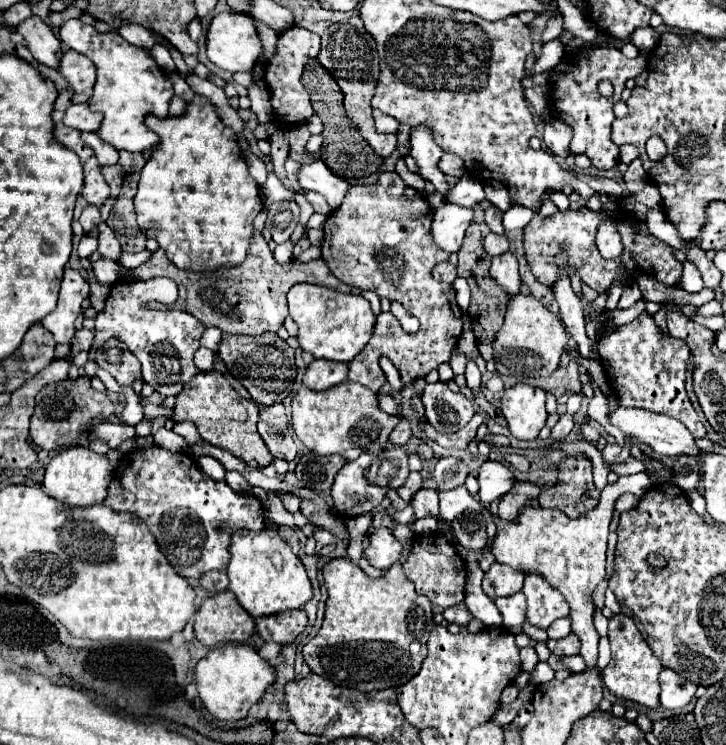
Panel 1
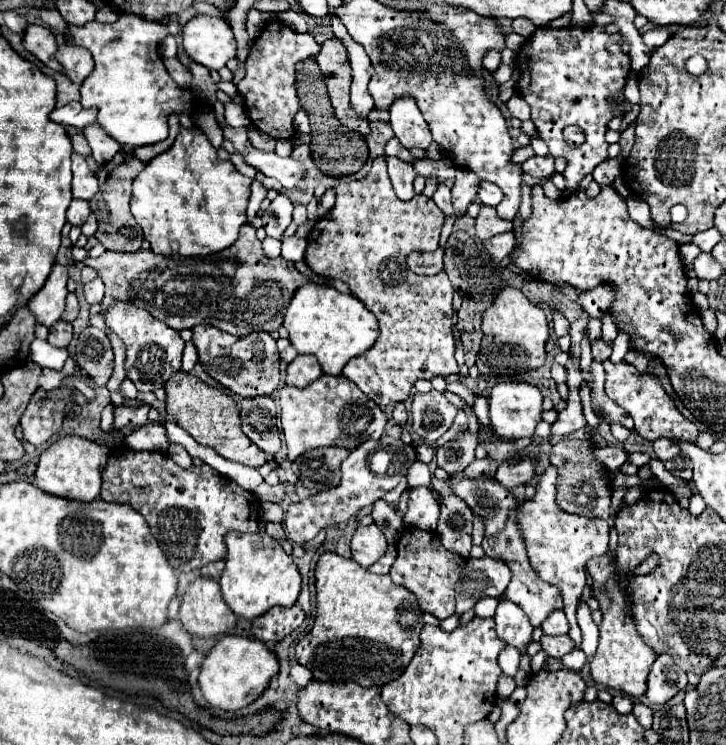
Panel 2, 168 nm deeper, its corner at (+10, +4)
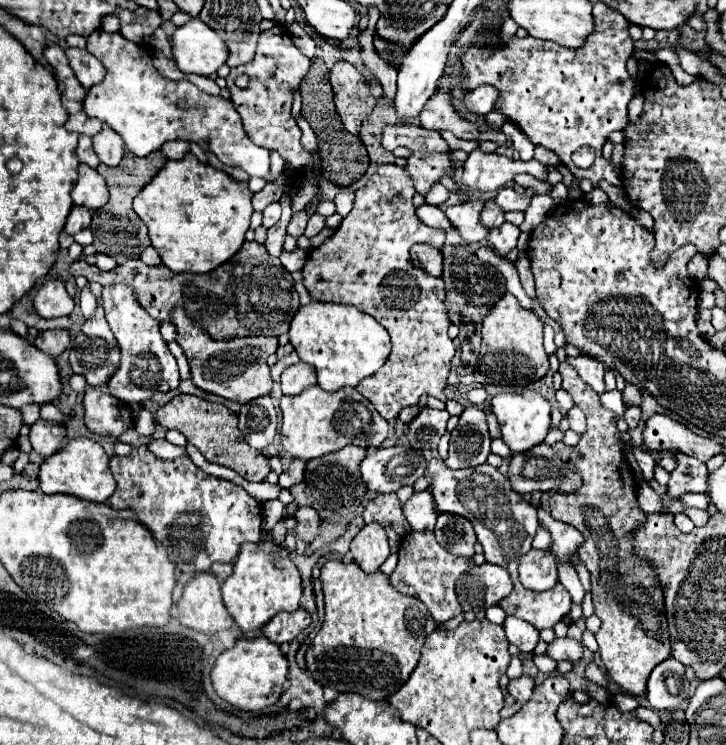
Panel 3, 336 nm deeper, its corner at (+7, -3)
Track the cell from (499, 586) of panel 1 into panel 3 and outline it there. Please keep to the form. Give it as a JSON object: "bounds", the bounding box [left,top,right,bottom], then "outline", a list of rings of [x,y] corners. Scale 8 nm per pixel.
{"bounds":[456,563,512,611],"outline":[[[482,563],[458,579],[456,593],[462,611],[486,611],[512,591],[512,579],[504,567]]]}

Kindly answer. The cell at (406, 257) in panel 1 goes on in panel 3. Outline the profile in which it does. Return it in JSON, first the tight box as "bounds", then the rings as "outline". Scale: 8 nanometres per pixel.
{"bounds":[304,165,454,419],"outline":[[[380,165],[370,181],[356,191],[352,211],[342,219],[340,227],[330,235],[320,247],[312,249],[306,257],[304,285],[316,301],[334,301],[348,303],[358,307],[362,313],[372,315],[380,325],[390,331],[392,337],[392,357],[370,377],[358,383],[358,391],[376,407],[376,411],[384,419],[396,419],[400,409],[412,407],[420,401],[420,397],[434,395],[444,401],[444,387],[450,375],[450,361],[454,357],[454,343],[448,337],[448,311],[444,303],[444,295],[434,293],[434,279],[416,279],[410,275],[410,247],[416,243],[426,243],[430,247],[442,249],[446,233],[442,229],[434,229],[424,225],[416,217],[416,209],[412,205],[412,183],[408,183],[408,173],[398,165]]]}

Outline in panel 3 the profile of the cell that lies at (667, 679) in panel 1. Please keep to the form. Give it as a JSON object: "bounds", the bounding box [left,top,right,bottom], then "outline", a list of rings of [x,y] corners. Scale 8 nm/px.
{"bounds":[646,659,688,711],"outline":[[[676,659],[662,661],[648,679],[646,699],[652,709],[670,711],[676,709],[688,697],[688,681],[684,675],[684,665]]]}

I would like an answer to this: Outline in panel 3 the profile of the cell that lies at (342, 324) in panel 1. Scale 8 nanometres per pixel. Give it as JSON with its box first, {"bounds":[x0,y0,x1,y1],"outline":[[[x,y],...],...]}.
{"bounds":[288,301,390,393],"outline":[[[312,301],[298,309],[288,335],[300,359],[316,369],[318,385],[330,393],[346,385],[356,387],[364,377],[376,373],[390,351],[388,331],[372,315],[364,315],[354,305]]]}

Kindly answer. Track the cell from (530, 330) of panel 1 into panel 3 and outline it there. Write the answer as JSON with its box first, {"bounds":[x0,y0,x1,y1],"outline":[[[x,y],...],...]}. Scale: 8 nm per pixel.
{"bounds":[474,293,548,387],"outline":[[[506,293],[484,317],[482,351],[474,369],[476,383],[522,387],[544,377],[548,369],[548,355],[542,345],[542,321],[532,311],[522,309],[512,293]]]}

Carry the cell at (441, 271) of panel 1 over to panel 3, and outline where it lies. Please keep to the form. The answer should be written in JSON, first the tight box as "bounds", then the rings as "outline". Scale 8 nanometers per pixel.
{"bounds":[410,245,442,277],"outline":[[[416,245],[416,247],[412,247],[410,255],[412,255],[412,263],[416,267],[424,269],[426,273],[430,273],[434,277],[442,275],[442,253],[438,249],[428,247],[428,245]]]}

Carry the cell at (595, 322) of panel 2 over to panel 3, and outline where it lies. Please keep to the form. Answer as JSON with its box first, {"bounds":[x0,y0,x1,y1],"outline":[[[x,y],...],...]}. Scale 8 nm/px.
{"bounds":[568,355,606,393],"outline":[[[580,355],[580,357],[570,357],[568,359],[574,369],[578,371],[580,379],[588,381],[598,393],[604,393],[604,371],[606,371],[606,365],[592,357],[592,355]]]}

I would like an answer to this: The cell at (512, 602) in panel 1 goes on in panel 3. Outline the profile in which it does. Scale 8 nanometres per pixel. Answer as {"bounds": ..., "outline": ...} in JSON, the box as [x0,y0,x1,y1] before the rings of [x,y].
{"bounds":[504,617,540,653],"outline":[[[506,617],[504,631],[506,631],[508,643],[516,645],[522,653],[532,653],[540,639],[536,627],[532,627],[530,623],[524,623],[522,619],[516,619],[516,617]]]}

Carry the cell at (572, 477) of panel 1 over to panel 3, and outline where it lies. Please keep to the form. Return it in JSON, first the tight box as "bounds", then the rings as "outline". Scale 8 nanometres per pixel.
{"bounds":[550,361,670,697],"outline":[[[562,361],[558,371],[562,375],[562,389],[568,391],[574,405],[584,411],[588,425],[568,459],[568,463],[576,467],[576,473],[580,473],[582,487],[572,493],[552,493],[550,515],[576,527],[584,535],[578,557],[592,575],[594,609],[602,619],[596,641],[600,645],[606,677],[622,691],[640,697],[646,693],[646,681],[652,669],[670,657],[670,643],[664,597],[656,583],[656,575],[652,575],[652,569],[646,563],[640,563],[640,559],[632,555],[630,533],[632,527],[644,519],[644,513],[636,503],[636,479],[618,445],[620,433],[612,423],[616,415],[600,405],[598,393],[578,377],[568,361]]]}

